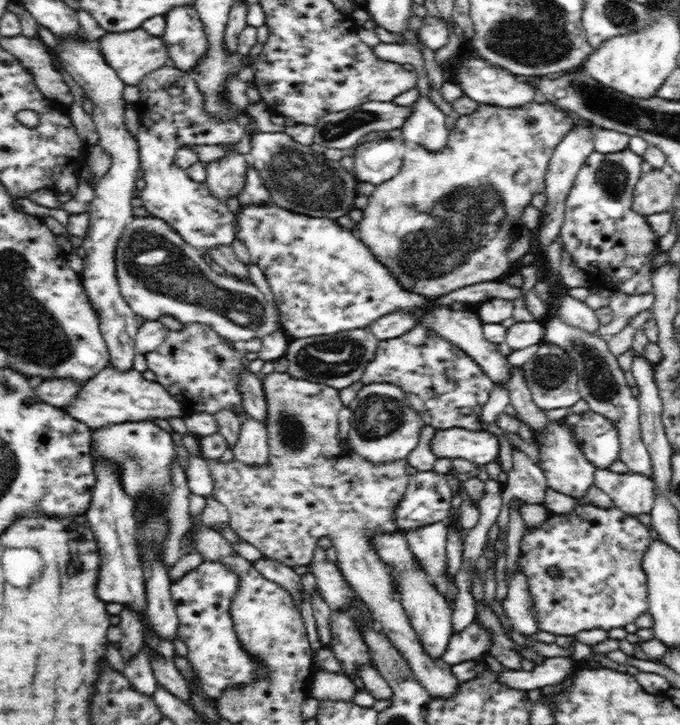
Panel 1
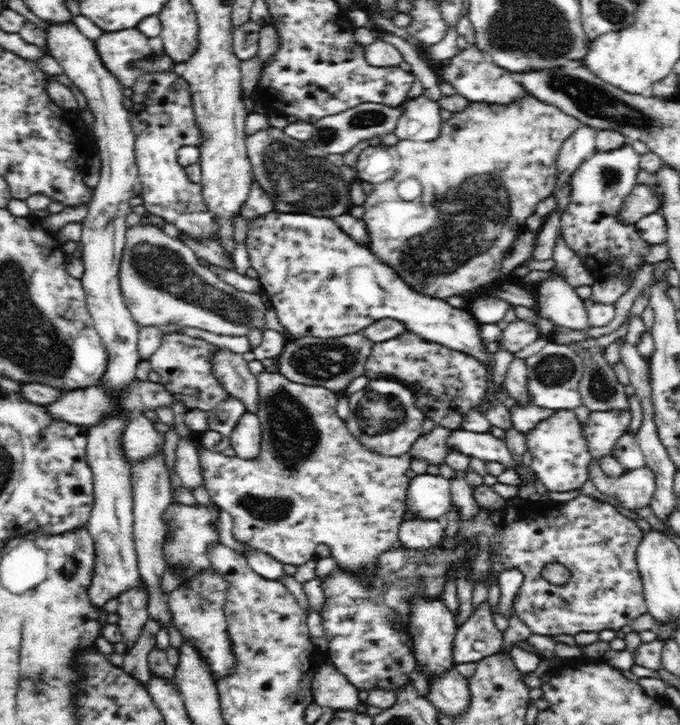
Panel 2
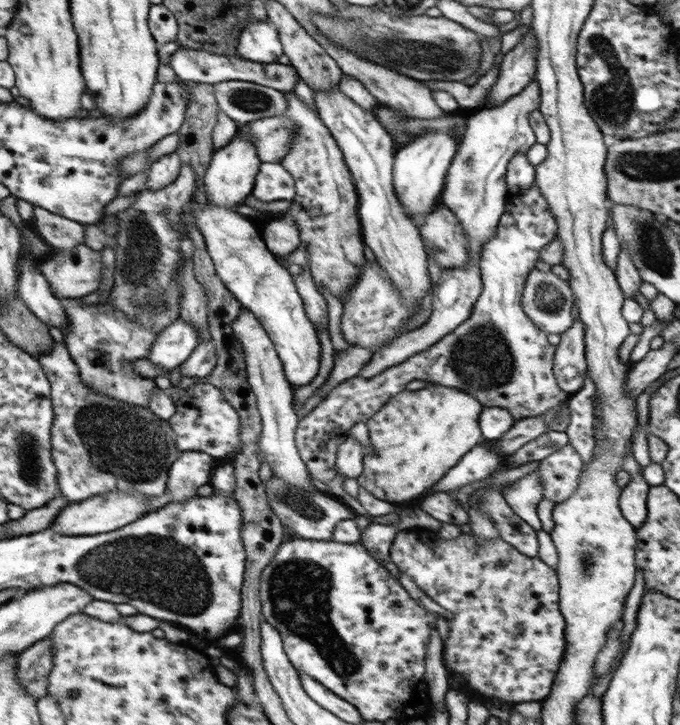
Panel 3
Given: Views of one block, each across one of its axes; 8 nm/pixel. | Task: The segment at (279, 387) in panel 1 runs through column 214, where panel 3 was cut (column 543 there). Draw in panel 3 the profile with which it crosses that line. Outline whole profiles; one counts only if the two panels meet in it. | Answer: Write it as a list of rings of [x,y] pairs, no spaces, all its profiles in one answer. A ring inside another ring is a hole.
[[[568,443],[541,460],[537,471],[543,486],[543,498],[558,505],[577,491],[583,471],[582,457]]]

